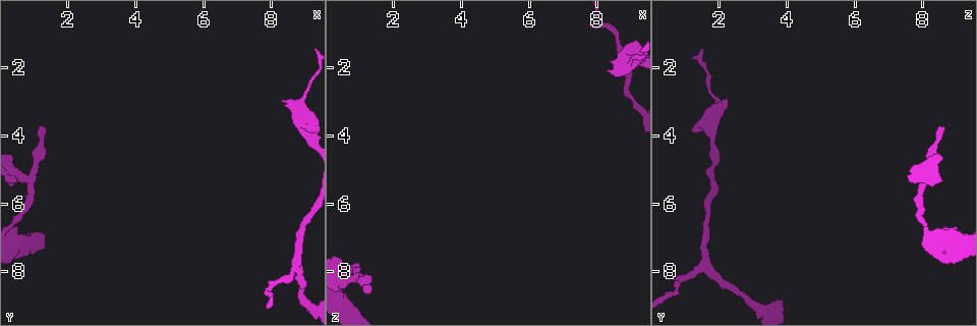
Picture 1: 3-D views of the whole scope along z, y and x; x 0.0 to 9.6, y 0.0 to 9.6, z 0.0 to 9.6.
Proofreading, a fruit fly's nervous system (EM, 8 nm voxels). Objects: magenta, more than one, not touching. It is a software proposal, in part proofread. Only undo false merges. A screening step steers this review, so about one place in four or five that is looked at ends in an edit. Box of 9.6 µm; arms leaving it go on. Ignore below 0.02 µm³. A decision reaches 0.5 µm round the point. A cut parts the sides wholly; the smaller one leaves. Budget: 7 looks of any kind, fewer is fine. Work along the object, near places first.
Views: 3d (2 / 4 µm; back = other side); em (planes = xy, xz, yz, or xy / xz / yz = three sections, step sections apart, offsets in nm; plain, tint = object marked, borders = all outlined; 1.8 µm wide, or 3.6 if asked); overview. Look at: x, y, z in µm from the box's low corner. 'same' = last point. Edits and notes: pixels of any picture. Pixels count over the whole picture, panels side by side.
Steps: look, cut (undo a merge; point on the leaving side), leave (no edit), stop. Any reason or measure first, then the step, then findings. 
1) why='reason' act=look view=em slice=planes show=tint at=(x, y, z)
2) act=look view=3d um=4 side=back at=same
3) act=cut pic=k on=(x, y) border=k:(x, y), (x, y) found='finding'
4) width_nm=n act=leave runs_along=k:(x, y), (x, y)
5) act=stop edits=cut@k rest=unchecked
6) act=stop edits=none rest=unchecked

why='thick turns thin' act=look view=3d um=4 side=back at=(8.85, 3.20, 2.00)

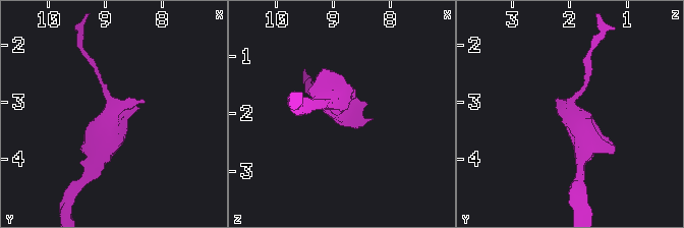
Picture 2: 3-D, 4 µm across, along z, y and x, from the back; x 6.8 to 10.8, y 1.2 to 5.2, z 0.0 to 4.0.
act=look view=em slice=planes show=tint at=(8.90, 3.20, 2.00)

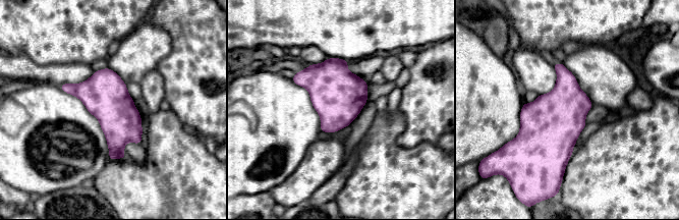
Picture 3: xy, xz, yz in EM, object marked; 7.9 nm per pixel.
act=leave found='one neuron here'

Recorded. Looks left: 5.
why='abrupt turn' act=look view=3d um=2 at=(7.95, 8.45, 0.75)

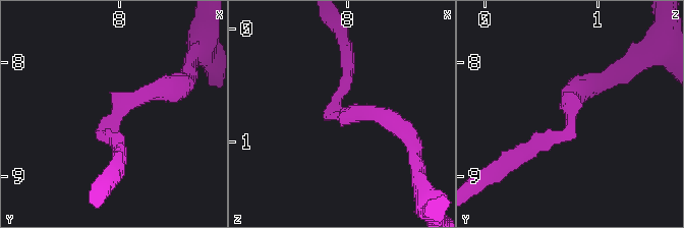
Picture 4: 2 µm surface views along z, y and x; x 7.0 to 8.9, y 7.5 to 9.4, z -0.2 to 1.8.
why='need the tissue' act=look view=em slice=xz step=16 show=tint at=(8.00, 8.44, 0.74)

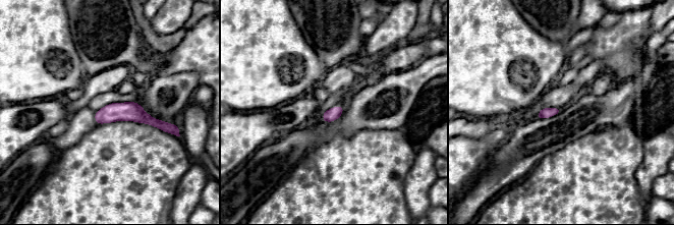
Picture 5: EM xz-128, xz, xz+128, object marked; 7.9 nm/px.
why='cut it another way' act=look view=em slice=planes show=borders at=same

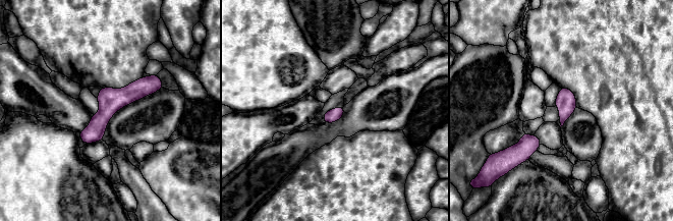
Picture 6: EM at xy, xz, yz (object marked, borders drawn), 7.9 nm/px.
width_nm=110 act=leave runs_along=6:(159, 83), (122, 97), (85, 140) found='all the same neuron'

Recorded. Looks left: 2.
why='branch point' act=look view=em slice=yz step=16 show=tint at=(0.95, 5.20, 8.15)

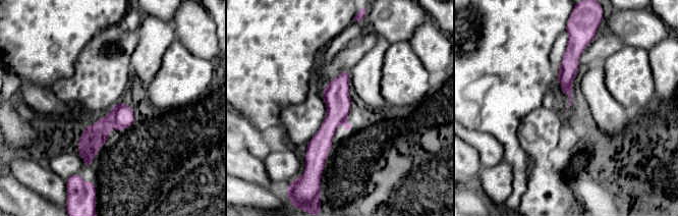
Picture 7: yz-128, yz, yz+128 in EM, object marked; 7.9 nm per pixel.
act=cut pic=7 on=(121, 116) border=7:(108, 114), (110, 123) found='two neurons meet here'

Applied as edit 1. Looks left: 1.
act=stop edits=cut@7 rest=unchecked

